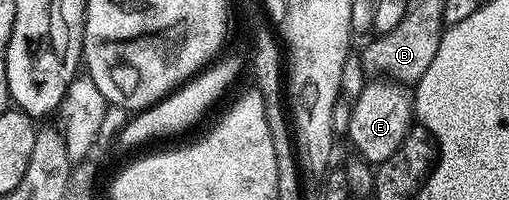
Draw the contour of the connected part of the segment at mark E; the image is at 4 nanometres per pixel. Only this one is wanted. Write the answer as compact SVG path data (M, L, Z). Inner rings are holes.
M372 82L364 88L359 100L351 107L348 140L354 143L355 150L359 152L355 153L363 161L377 166L396 154L400 142L404 142L410 133L414 119L412 96L405 87L396 82Z

